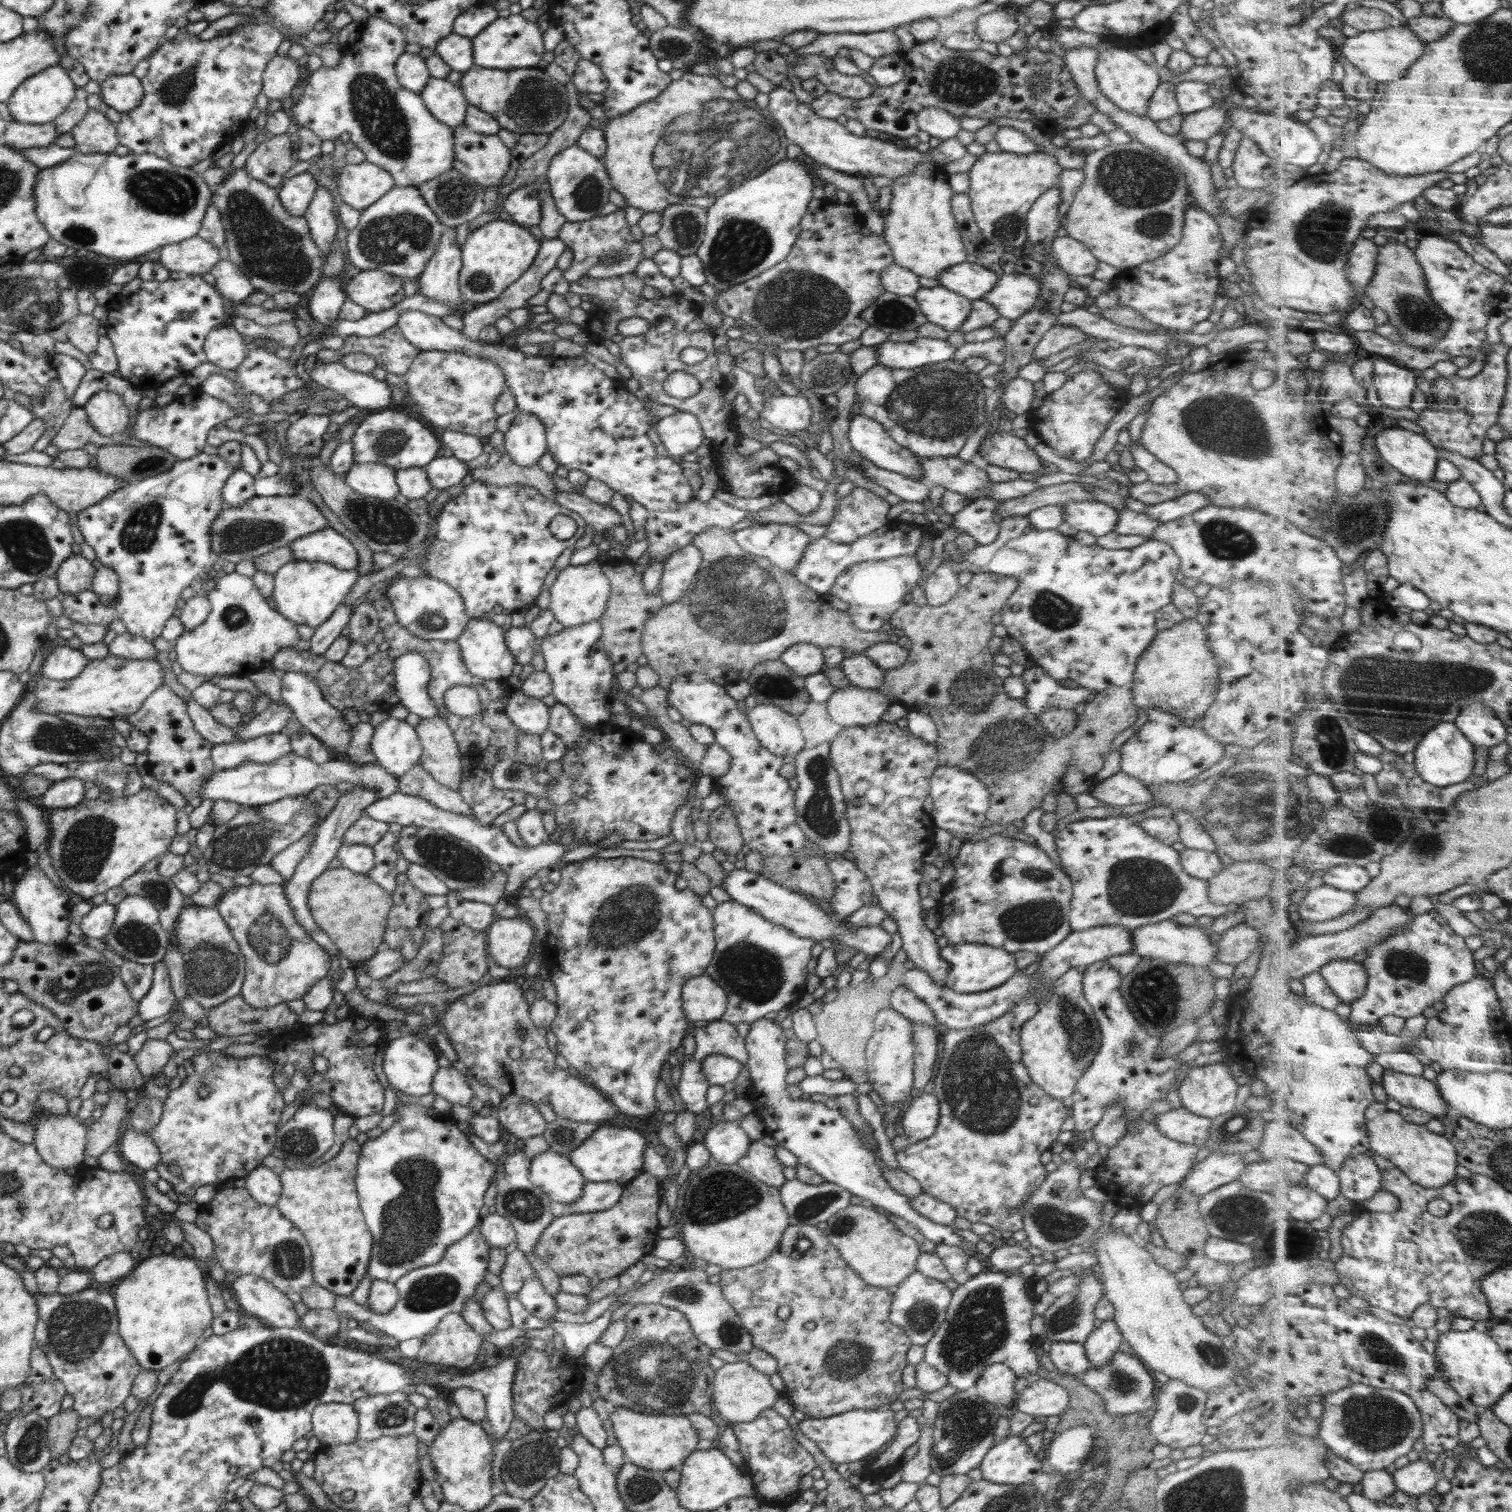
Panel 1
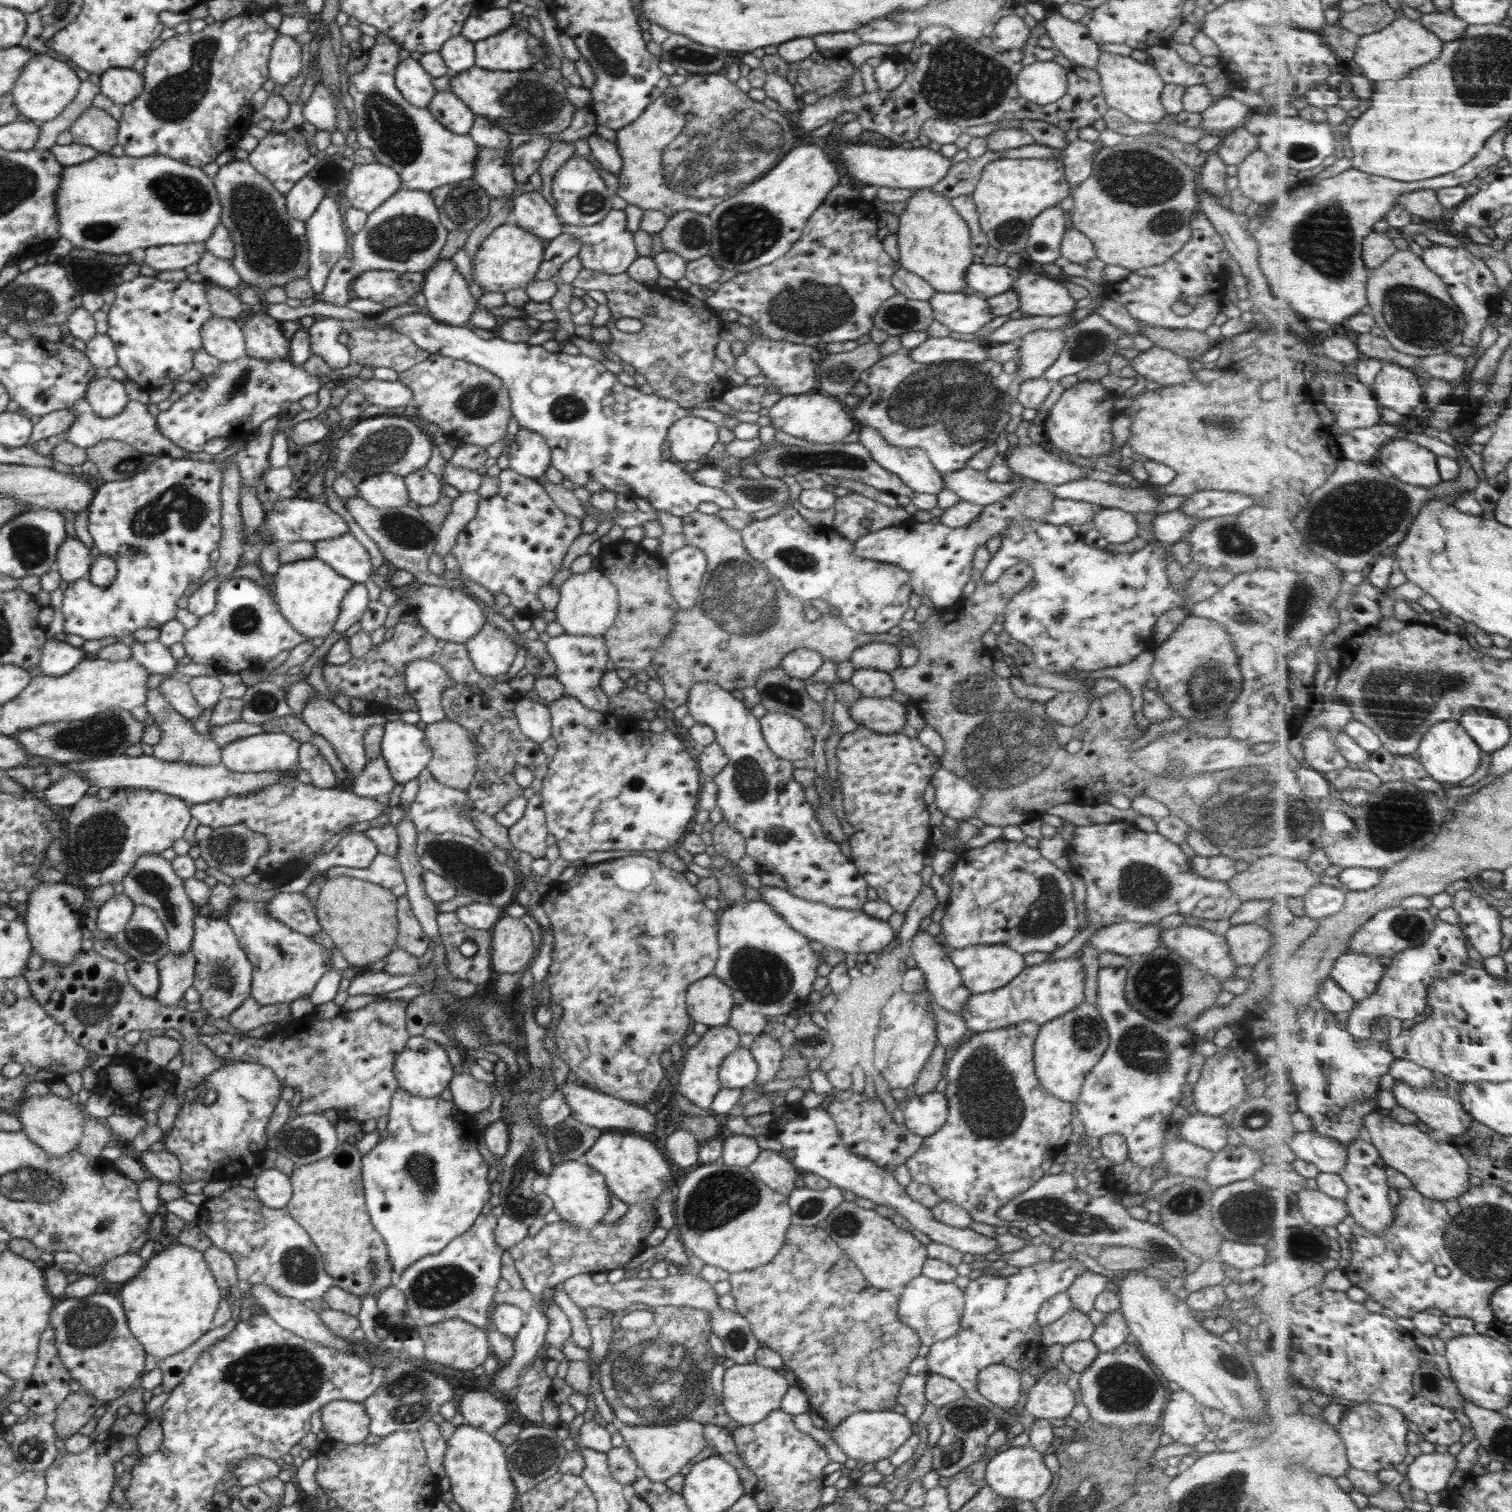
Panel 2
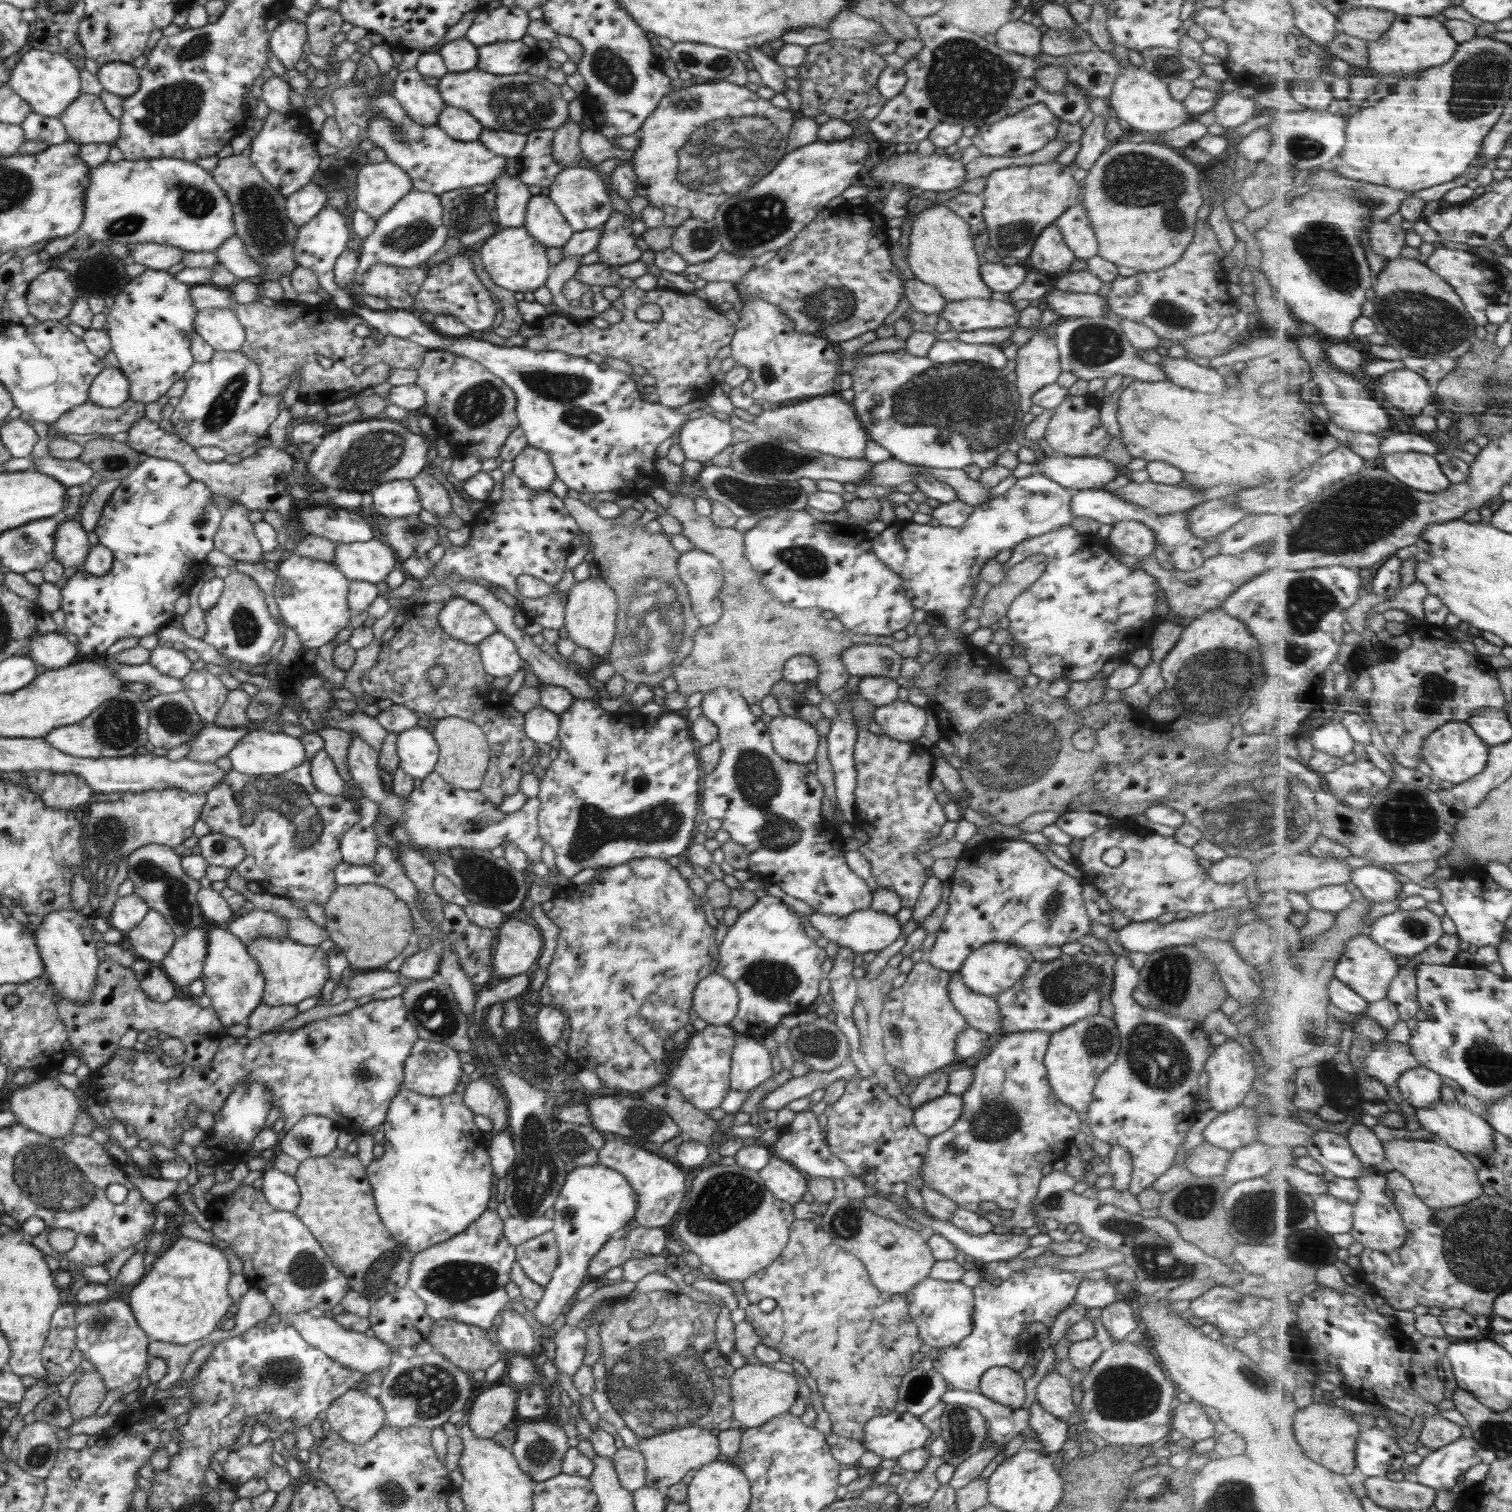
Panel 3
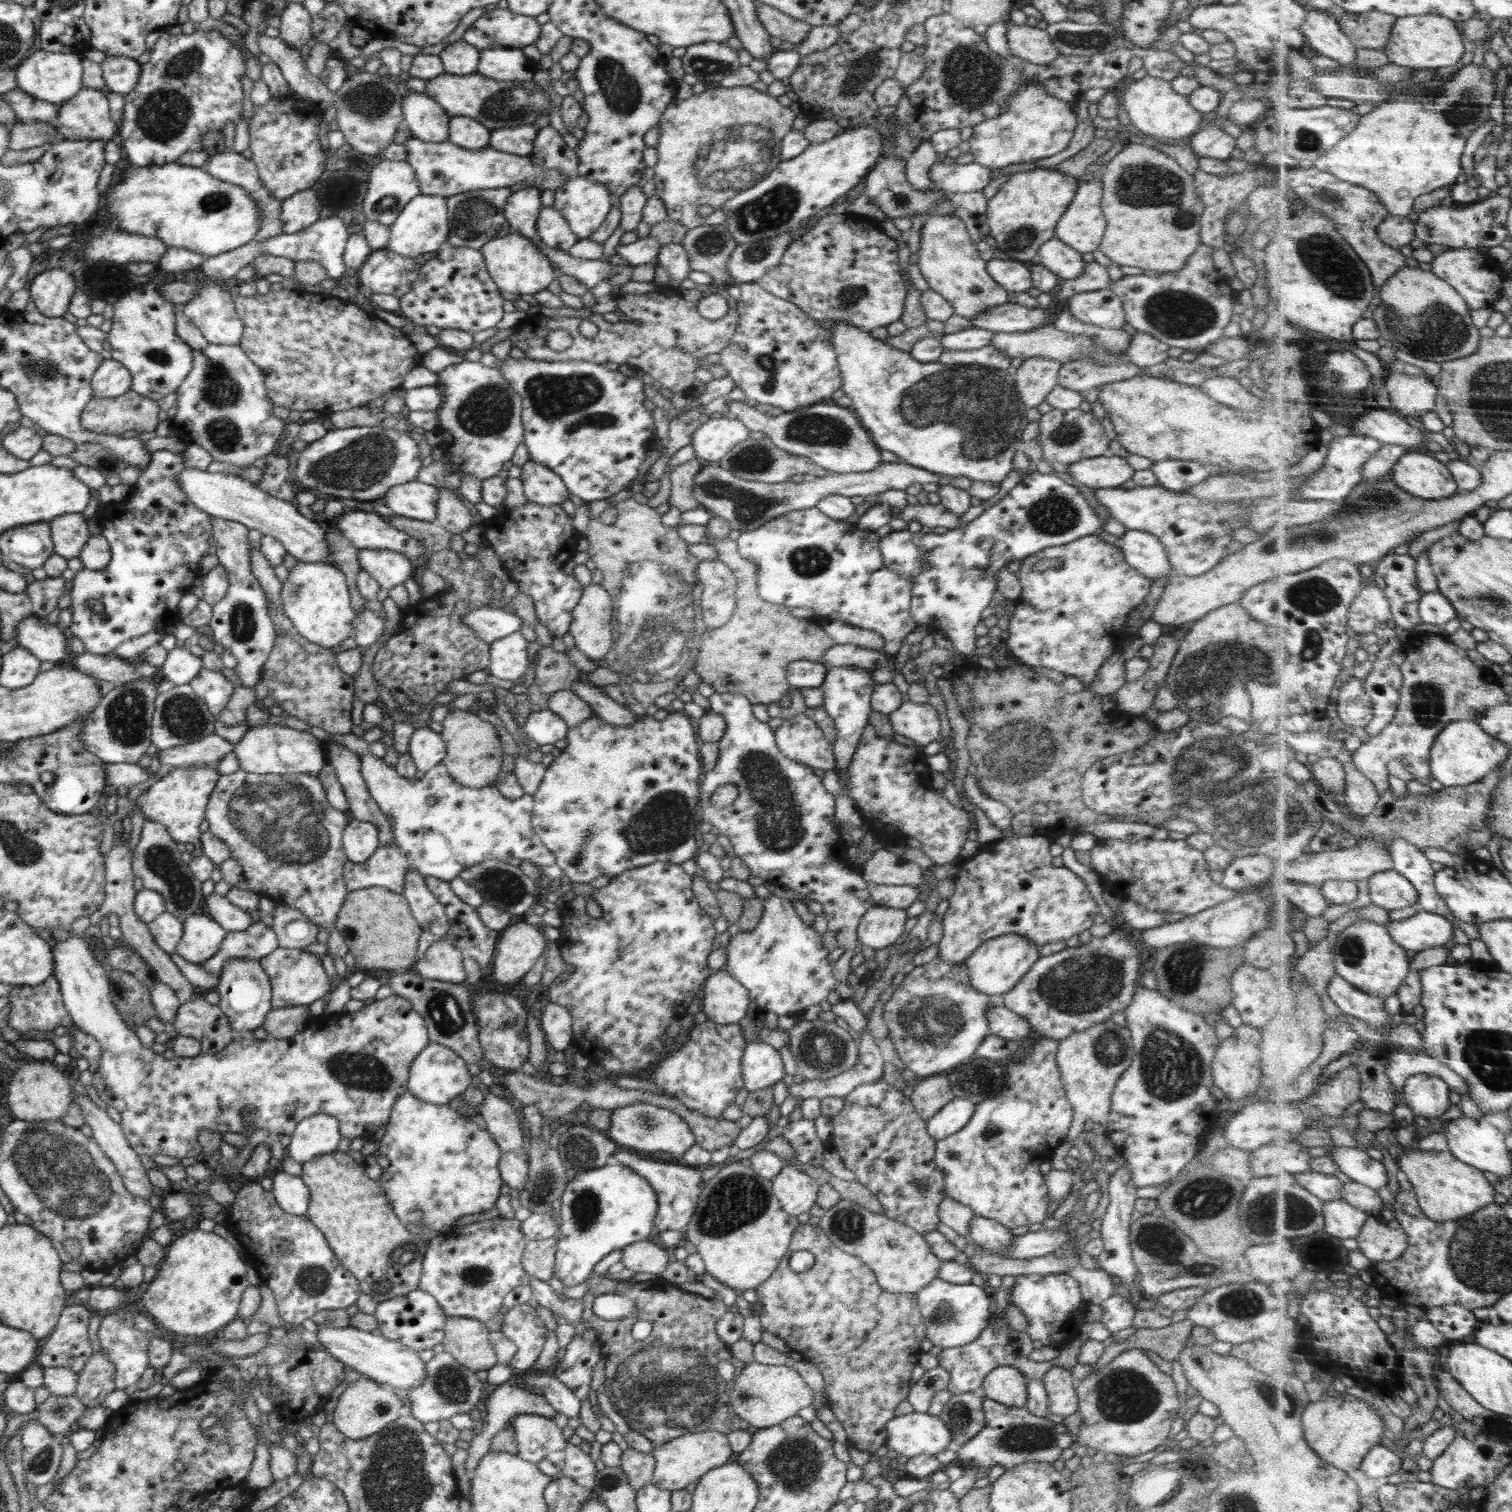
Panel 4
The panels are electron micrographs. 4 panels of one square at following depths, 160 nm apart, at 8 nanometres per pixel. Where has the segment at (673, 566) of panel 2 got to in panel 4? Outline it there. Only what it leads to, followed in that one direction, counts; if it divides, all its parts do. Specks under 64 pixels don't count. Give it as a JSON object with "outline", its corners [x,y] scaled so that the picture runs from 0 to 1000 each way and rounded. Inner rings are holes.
{"outline":[[[476,370],[465,370],[460,374],[461,383],[466,387],[464,394],[461,399],[464,401],[464,409],[468,416],[477,415],[485,407],[488,399],[486,394],[487,384],[484,377]]]}

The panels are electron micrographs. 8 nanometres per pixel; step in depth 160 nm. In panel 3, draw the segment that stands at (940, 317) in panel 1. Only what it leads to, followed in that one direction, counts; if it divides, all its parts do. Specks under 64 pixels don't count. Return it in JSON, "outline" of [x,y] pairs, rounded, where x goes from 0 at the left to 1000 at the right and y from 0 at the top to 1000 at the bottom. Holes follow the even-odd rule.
{"outline":[[[641,197],[626,199],[622,206],[630,218],[633,220],[645,219],[653,217],[673,216],[674,206],[669,200],[655,197]]]}

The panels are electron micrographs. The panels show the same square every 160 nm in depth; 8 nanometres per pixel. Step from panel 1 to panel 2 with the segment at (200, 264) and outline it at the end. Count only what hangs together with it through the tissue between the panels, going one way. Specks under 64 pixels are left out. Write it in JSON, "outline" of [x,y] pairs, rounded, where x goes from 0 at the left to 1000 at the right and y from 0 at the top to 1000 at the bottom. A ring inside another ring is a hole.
{"outline":[[[134,161],[101,163],[97,164],[95,178],[99,180],[122,179],[125,175],[131,175],[135,167]]]}

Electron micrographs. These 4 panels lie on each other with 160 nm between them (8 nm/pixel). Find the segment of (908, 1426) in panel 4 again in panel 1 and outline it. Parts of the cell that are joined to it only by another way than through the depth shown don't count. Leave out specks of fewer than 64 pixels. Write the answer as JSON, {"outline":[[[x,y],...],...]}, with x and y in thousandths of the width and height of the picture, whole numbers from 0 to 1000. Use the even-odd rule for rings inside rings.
{"outline":[[[589,931],[565,933],[553,937],[536,938],[532,937],[528,940],[530,948],[538,952],[546,964],[555,969],[558,967],[576,965],[577,962],[593,949],[593,942]]]}

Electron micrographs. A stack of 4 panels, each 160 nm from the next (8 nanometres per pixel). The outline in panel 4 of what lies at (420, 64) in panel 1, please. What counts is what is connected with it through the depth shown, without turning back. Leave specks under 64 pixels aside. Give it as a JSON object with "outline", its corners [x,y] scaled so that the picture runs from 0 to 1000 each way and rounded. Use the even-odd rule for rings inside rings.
{"outline":[[[270,60],[267,63],[265,72],[272,87],[272,91],[287,95],[297,93],[298,77],[282,62]]]}

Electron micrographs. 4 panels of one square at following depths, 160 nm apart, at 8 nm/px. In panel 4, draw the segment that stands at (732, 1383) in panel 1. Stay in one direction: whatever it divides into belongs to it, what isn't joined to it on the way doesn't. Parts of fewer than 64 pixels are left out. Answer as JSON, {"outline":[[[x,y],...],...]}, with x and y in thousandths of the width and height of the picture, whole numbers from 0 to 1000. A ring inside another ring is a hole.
{"outline":[[[499,900],[488,906],[485,912],[485,917],[483,921],[484,933],[501,945],[516,942],[538,927],[537,919],[526,906],[519,903],[505,903]]]}

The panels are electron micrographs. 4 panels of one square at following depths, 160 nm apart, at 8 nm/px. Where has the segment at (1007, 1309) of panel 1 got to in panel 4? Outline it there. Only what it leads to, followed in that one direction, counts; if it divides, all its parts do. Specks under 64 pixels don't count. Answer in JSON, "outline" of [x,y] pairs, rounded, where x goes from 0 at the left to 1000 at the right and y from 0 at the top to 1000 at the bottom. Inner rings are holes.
{"outline":[[[706,842],[702,843],[679,843],[671,844],[671,849],[667,856],[668,862],[673,864],[675,868],[680,872],[681,876],[677,881],[683,886],[683,892],[694,890],[702,893],[710,886],[714,877],[718,874],[718,869],[721,863],[716,860],[716,856],[711,847]],[[656,874],[649,879],[646,886],[637,891],[624,892],[620,897],[622,904],[627,907],[627,919],[631,922],[649,921],[651,910],[656,905]]]}

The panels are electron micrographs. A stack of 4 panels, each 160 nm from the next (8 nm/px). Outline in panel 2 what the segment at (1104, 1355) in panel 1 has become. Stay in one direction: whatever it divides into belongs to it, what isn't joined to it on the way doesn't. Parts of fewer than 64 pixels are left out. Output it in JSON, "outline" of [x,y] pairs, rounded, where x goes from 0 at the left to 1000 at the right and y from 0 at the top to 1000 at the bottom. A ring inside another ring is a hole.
{"outline":[[[738,866],[733,868],[730,873],[722,882],[722,887],[726,890],[727,894],[734,894],[745,888],[747,884],[747,879],[745,878],[743,869]]]}

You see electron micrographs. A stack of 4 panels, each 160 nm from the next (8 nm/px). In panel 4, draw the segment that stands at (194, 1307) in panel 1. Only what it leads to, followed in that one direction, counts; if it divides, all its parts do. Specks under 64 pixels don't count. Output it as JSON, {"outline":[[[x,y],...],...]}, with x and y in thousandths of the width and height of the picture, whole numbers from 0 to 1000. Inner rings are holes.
{"outline":[[[133,813],[124,814],[111,824],[111,828],[106,835],[103,845],[93,857],[93,862],[95,862],[95,867],[97,868],[103,876],[106,876],[118,884],[131,885],[145,882],[147,878],[158,871],[158,861],[161,853],[165,850],[163,846],[164,835],[163,832],[159,833],[159,828],[155,826],[155,824],[142,815],[136,815]]]}

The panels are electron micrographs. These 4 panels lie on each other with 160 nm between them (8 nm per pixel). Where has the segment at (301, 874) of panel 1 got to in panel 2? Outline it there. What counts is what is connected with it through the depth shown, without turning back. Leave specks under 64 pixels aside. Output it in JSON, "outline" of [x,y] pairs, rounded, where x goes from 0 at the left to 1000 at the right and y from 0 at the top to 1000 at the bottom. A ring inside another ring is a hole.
{"outline":[[[251,500],[242,505],[242,507],[234,514],[233,524],[235,526],[246,528],[255,528],[262,517],[258,512],[255,501]],[[200,590],[183,591],[177,597],[179,606],[188,610],[194,616],[208,619],[212,616],[208,601]]]}

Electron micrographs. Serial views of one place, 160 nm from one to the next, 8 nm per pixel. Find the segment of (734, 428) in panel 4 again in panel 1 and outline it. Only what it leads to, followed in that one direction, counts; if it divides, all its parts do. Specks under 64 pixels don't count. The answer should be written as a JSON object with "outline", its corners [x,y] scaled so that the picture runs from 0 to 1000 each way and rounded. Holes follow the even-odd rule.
{"outline":[[[449,272],[438,276],[433,282],[442,302],[446,304],[459,299],[466,290],[462,276],[456,272]]]}

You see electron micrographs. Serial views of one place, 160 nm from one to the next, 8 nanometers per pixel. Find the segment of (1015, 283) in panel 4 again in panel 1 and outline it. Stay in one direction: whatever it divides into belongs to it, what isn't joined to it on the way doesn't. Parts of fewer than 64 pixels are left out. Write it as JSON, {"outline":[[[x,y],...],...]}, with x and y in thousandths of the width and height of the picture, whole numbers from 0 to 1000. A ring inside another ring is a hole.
{"outline":[[[639,173],[626,177],[620,185],[624,190],[644,199],[649,198],[661,184],[657,179],[648,175]]]}

